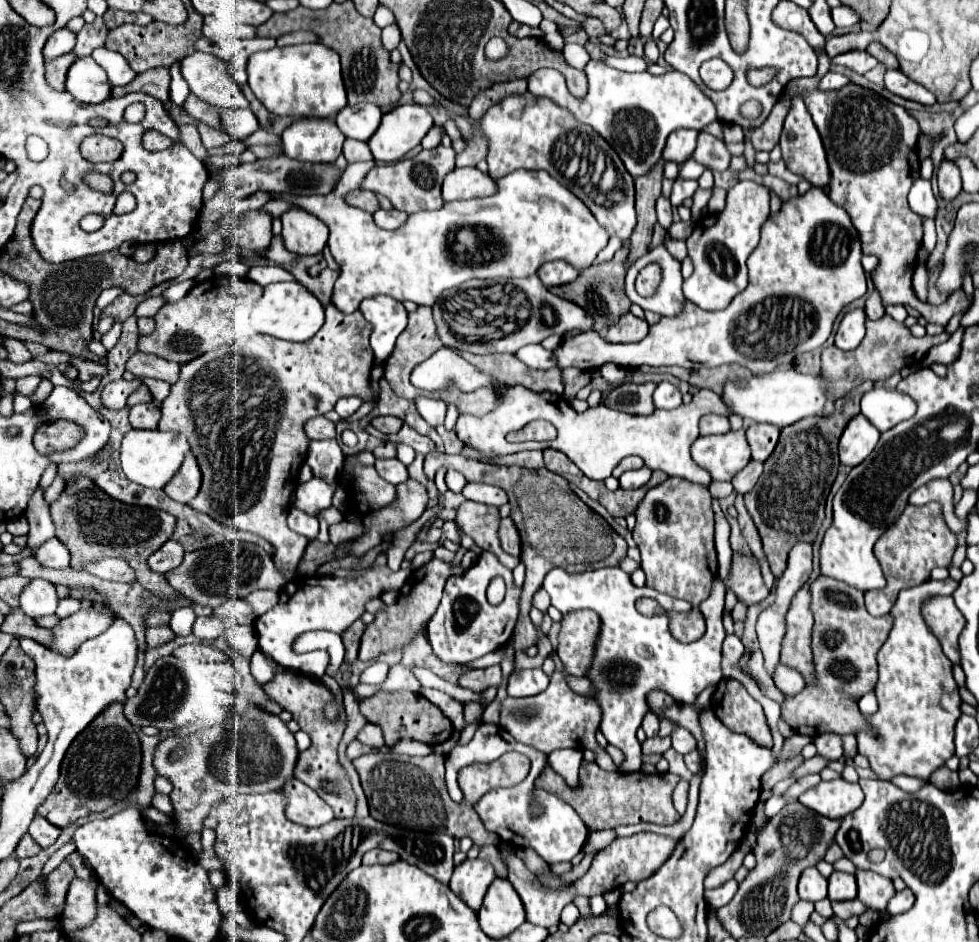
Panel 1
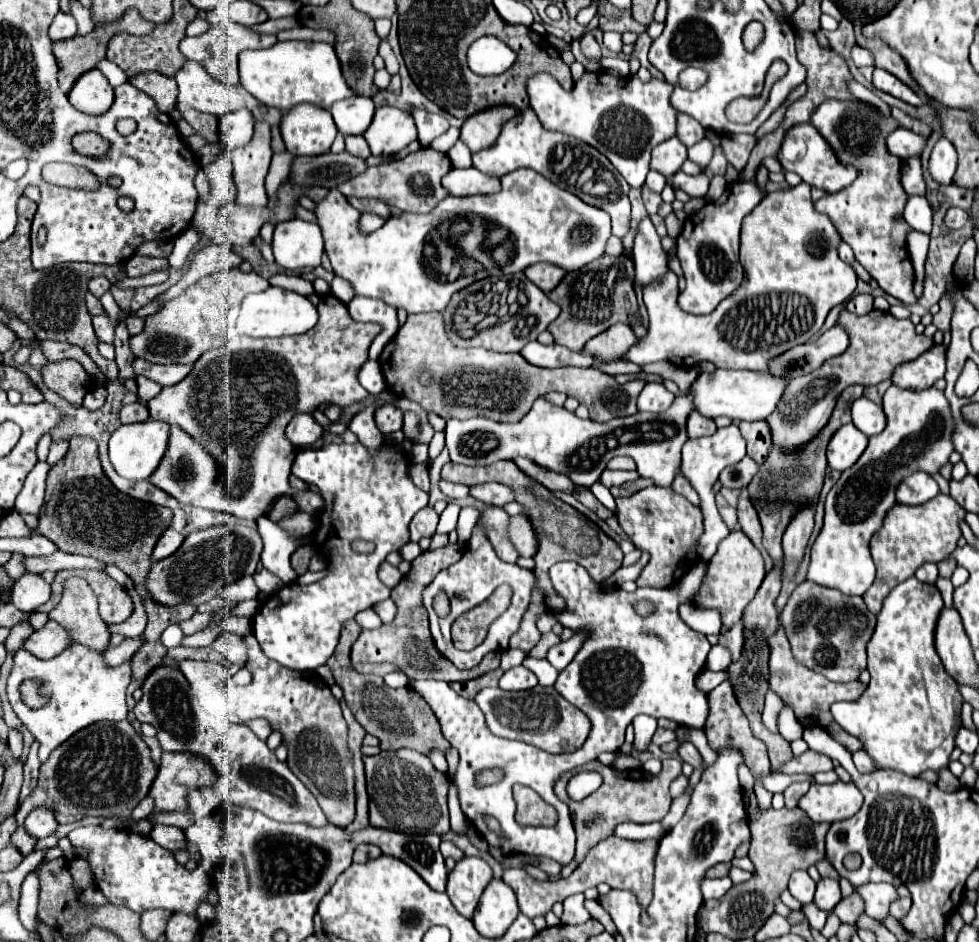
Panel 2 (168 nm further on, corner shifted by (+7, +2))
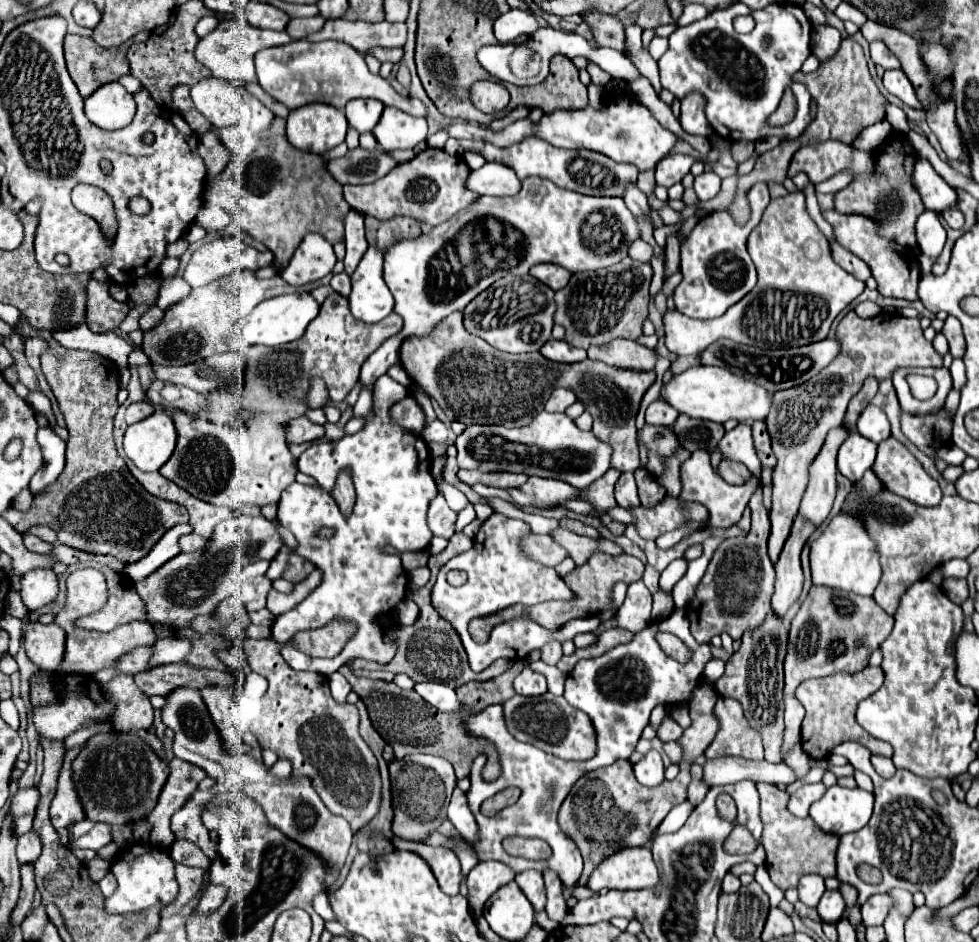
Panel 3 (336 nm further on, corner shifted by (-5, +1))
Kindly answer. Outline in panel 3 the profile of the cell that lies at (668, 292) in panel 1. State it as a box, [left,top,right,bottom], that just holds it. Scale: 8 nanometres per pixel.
[624,187,650,217]

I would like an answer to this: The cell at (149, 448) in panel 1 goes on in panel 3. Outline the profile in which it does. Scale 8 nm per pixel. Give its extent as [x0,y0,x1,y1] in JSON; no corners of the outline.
[124,411,174,473]

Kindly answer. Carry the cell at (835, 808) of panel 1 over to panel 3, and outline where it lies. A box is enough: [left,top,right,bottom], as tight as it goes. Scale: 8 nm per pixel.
[810,785,872,835]

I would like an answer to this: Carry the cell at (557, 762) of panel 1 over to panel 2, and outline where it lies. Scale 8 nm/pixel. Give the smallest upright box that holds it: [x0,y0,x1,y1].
[567,772,602,800]

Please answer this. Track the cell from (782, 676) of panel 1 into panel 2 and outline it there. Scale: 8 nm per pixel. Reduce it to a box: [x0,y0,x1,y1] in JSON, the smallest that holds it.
[778,706,804,742]

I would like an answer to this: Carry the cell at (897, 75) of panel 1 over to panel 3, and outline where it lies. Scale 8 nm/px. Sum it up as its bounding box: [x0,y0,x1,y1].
[884,69,922,109]

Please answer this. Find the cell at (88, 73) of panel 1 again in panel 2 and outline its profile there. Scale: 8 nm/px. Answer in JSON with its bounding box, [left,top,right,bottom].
[68,70,114,116]

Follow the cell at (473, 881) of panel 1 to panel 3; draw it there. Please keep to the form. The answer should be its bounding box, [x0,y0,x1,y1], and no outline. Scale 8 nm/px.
[466,861,516,919]

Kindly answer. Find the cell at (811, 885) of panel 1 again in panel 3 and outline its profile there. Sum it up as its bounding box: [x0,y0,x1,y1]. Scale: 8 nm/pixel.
[798,875,824,907]

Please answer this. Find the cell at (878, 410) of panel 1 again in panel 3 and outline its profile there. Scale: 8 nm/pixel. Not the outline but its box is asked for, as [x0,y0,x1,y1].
[858,403,890,443]

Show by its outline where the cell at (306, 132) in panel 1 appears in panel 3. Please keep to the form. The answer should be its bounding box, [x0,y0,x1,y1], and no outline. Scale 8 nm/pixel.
[286,103,348,153]

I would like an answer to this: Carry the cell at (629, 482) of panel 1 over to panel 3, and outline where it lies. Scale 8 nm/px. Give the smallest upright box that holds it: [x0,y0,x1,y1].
[614,473,640,507]

